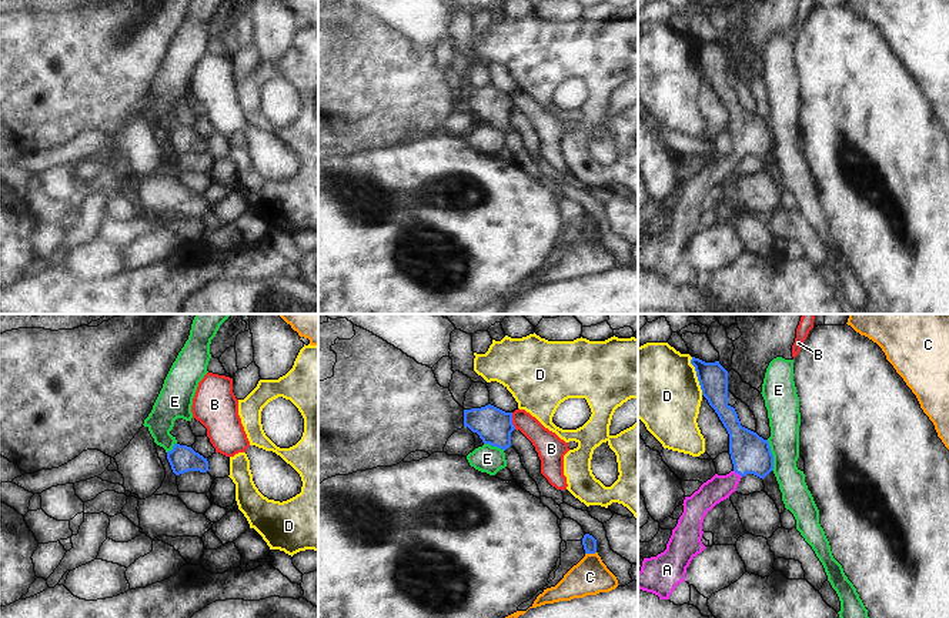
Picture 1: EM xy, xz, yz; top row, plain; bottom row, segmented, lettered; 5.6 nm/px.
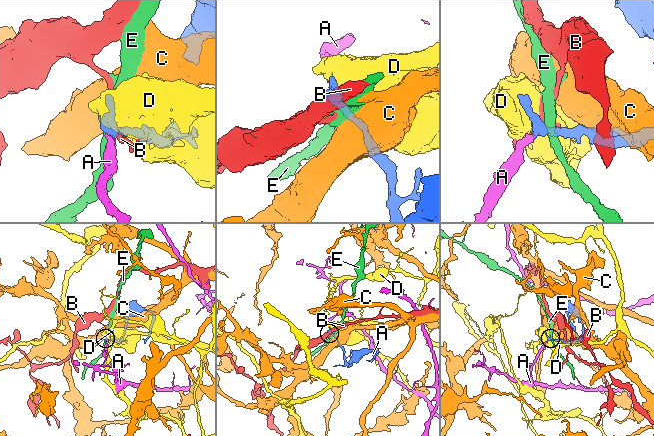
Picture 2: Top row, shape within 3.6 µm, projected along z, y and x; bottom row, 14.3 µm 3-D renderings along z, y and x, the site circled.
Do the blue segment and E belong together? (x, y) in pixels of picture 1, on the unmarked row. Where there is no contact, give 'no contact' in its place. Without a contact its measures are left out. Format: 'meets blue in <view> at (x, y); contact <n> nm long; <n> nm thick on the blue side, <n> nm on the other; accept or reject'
meets blue in yz at (772, 136); contact 180 nm long; 220 nm thick on the blue side, 180 nm on the other; reject

